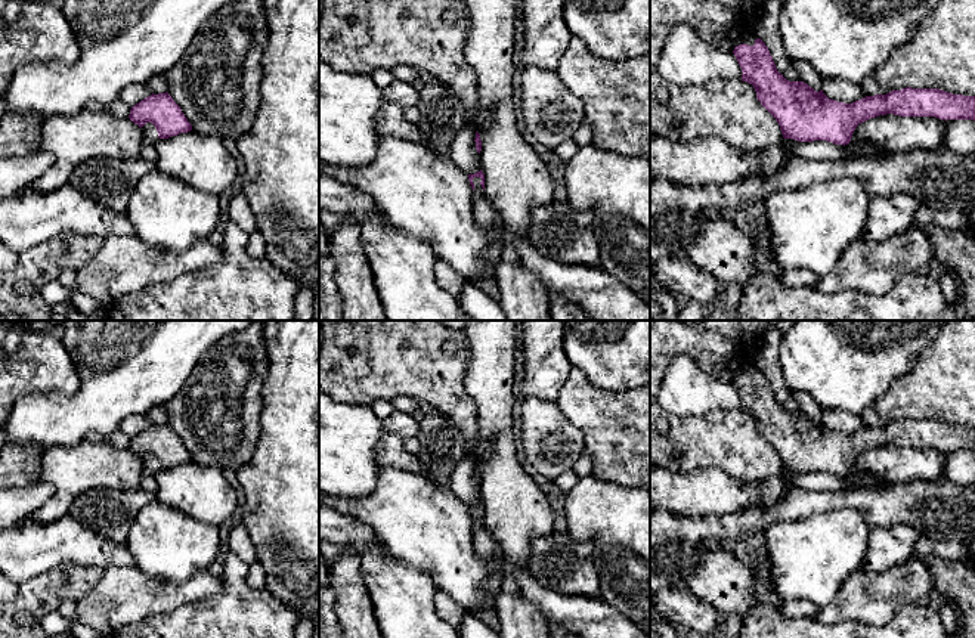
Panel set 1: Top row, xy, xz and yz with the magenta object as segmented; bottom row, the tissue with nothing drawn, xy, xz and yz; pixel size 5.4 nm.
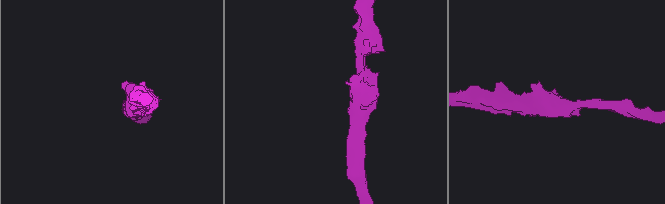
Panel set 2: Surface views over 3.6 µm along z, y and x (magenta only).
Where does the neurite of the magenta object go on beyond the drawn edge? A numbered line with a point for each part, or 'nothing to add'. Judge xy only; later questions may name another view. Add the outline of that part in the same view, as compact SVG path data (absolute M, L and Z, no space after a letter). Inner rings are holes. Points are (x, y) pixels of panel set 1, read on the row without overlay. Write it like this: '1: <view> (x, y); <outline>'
1: xy (149, 468); M146 453L142 458L142 465L143 465L142 467L142 476L143 477L154 477L160 471L158 462L152 453Z

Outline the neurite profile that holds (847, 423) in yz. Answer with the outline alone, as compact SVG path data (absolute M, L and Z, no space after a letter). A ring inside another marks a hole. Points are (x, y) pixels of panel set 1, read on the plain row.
M824 411L821 421L829 430L844 434L852 434L867 427L860 415L851 412Z

